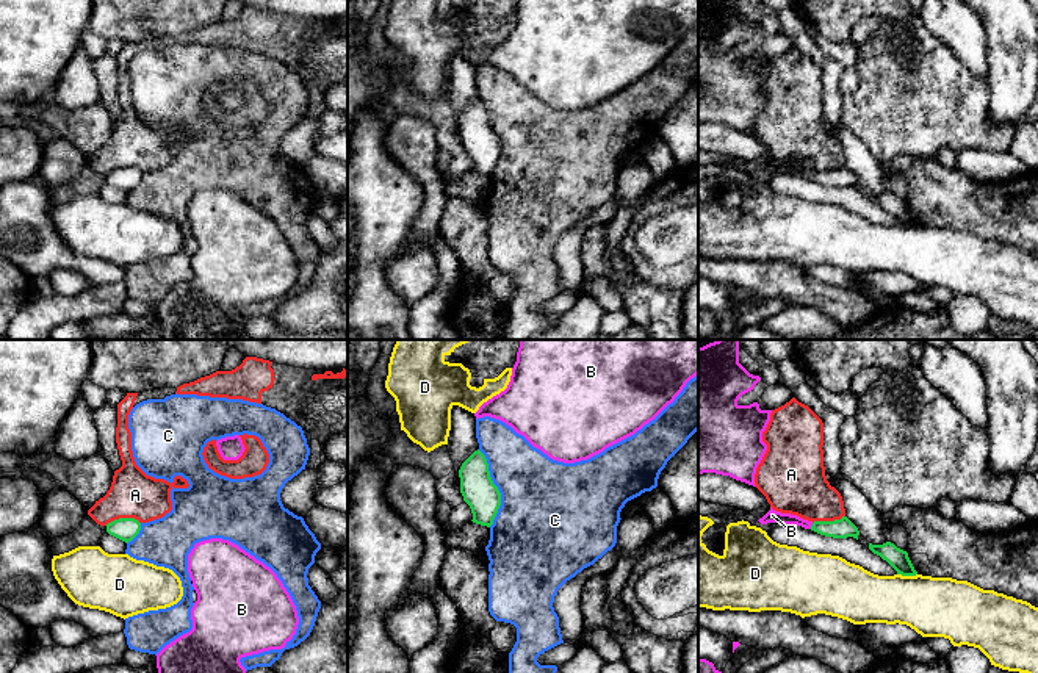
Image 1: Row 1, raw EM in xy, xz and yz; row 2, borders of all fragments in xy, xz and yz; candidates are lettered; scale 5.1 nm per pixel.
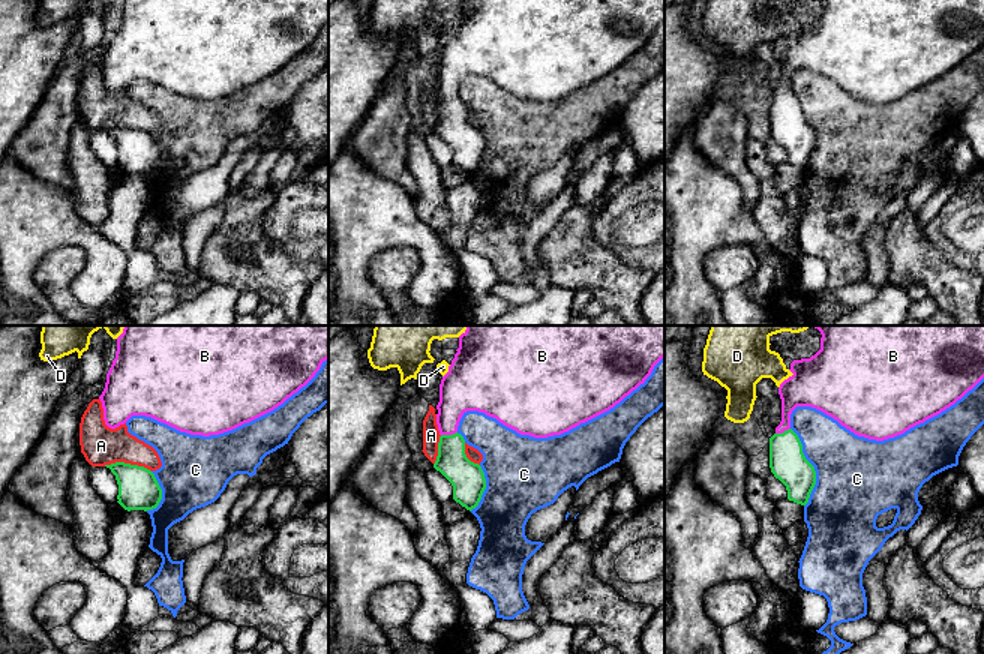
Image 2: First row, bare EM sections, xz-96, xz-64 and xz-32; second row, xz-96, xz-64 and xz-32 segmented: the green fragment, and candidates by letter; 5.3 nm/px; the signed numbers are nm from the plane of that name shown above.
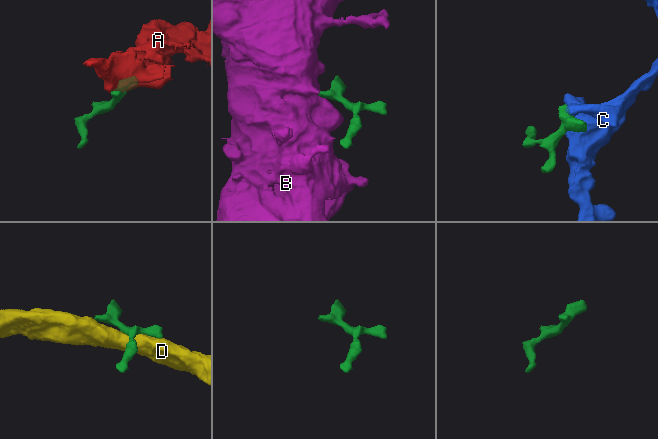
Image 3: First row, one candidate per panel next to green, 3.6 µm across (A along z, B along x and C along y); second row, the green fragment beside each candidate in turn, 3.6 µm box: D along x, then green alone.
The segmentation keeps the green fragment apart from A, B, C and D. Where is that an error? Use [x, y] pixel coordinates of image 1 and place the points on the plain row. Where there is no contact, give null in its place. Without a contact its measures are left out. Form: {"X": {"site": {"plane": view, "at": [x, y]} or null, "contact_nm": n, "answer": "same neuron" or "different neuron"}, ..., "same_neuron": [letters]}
{"A": {"site": {"plane": "xy", "at": [122, 168]}, "contact_nm": 180, "answer": "different neuron"}, "B": {"site": {"plane": "yz", "at": [811, 176]}, "contact_nm": 40, "answer": "same neuron"}, "C": {"site": {"plane": "xz", "at": [497, 138]}, "contact_nm": 400, "answer": "different neuron"}, "D": {"site": {"plane": "yz", "at": [907, 224]}, "contact_nm": 100, "answer": "different neuron"}, "same_neuron": ["B"]}

